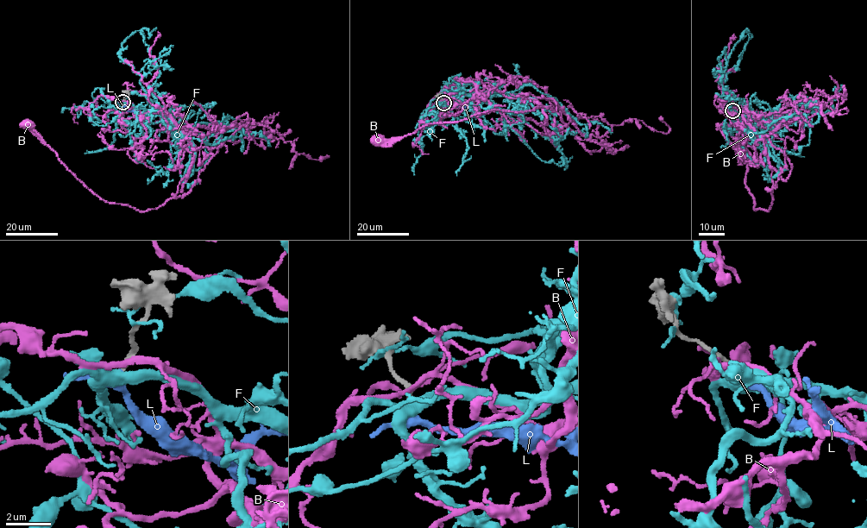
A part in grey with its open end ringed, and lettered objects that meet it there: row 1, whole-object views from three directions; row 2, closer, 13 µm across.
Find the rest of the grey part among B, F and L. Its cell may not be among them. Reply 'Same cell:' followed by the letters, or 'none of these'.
Same cell: L

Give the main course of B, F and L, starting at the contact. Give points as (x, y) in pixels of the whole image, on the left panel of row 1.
B: (124, 100), (141, 112), (169, 116), (193, 147), (177, 192), (155, 209), (101, 198), (28, 124)
F: (122, 102), (159, 110), (185, 135), (199, 123), (223, 119), (223, 123), (241, 132), (265, 136), (270, 146)
L: (122, 102), (133, 111), (144, 110)

